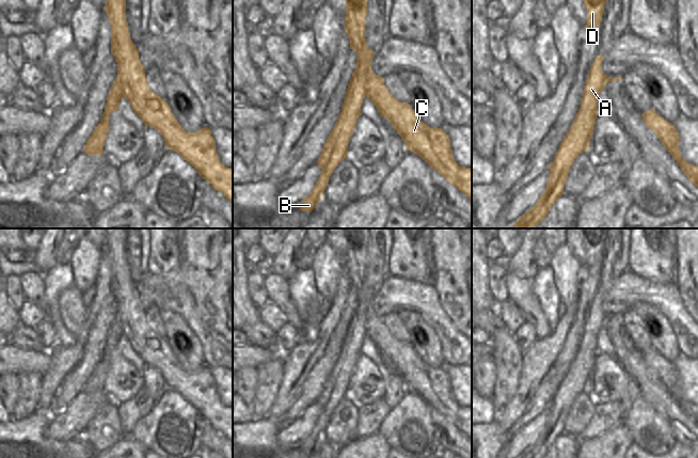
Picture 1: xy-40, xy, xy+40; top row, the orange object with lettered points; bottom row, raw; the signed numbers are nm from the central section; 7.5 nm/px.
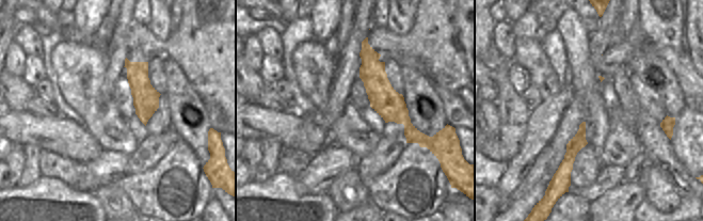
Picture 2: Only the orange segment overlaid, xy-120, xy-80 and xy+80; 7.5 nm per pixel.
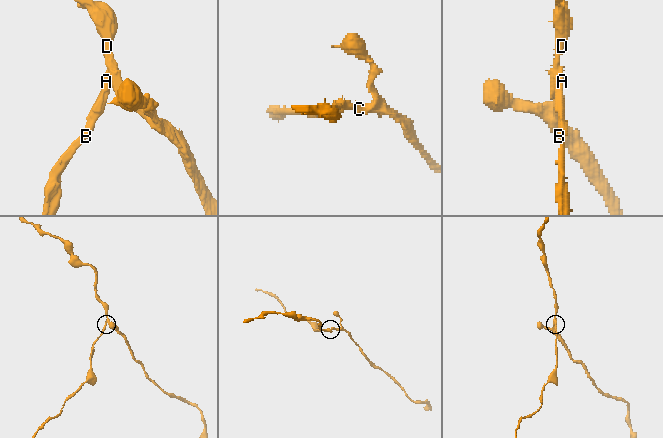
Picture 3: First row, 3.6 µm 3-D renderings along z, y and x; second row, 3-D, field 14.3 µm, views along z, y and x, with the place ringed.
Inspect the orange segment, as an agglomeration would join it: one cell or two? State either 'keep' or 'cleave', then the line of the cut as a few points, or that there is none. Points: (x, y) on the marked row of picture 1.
cleave | xy (362, 52), (366, 57), (368, 69), (367, 95)

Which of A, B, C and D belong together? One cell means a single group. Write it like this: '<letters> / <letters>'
A B / C D

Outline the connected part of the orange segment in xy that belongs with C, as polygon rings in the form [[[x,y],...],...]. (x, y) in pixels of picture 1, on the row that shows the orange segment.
[[[346,0],[346,22],[345,32],[350,40],[350,49],[356,52],[356,64],[361,63],[361,54],[367,57],[367,97],[401,137],[408,151],[419,156],[431,169],[443,175],[455,188],[460,190],[470,201],[472,201],[472,167],[460,167],[453,157],[450,140],[442,128],[430,128],[424,124],[408,102],[400,102],[393,97],[384,84],[384,79],[371,72],[371,61],[375,52],[365,42],[365,16],[367,14],[368,0]]]

